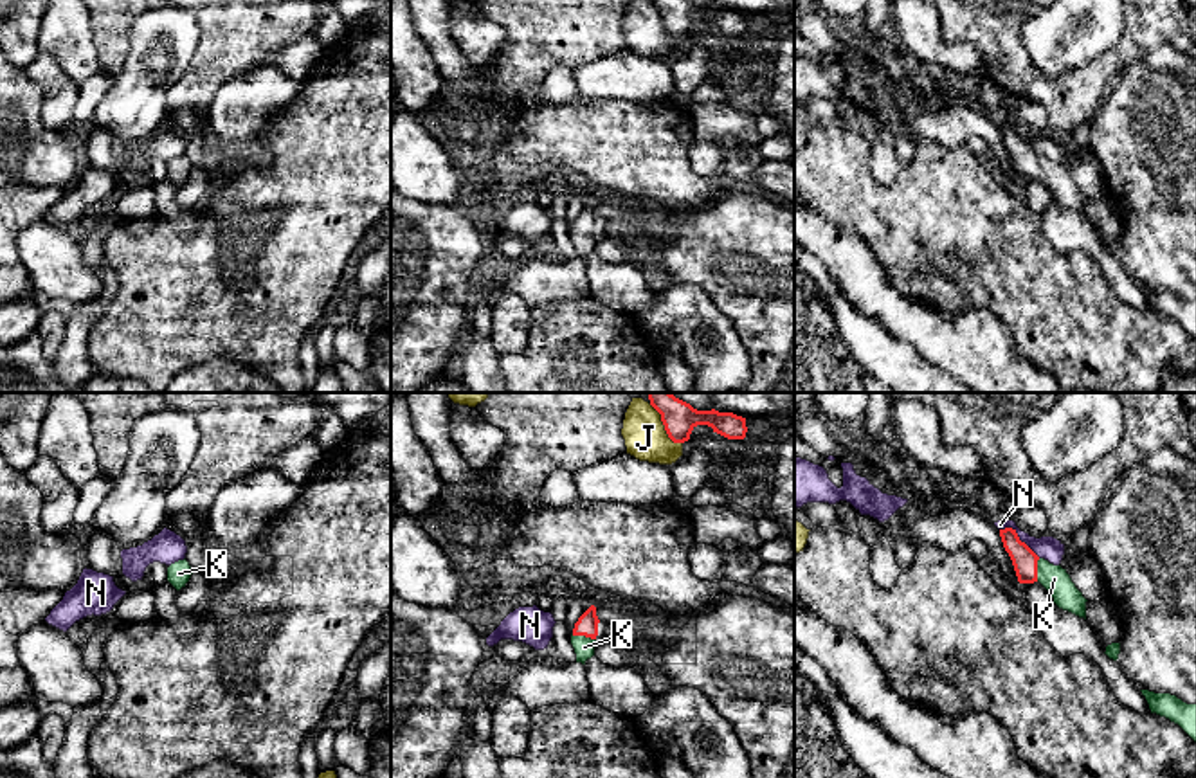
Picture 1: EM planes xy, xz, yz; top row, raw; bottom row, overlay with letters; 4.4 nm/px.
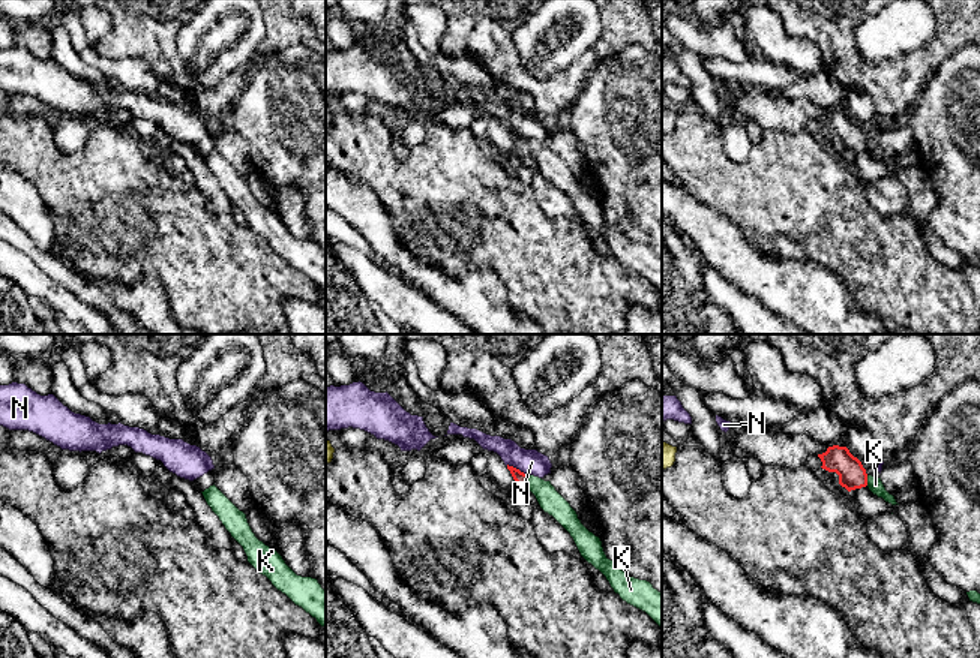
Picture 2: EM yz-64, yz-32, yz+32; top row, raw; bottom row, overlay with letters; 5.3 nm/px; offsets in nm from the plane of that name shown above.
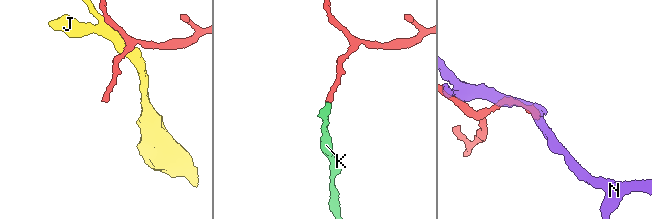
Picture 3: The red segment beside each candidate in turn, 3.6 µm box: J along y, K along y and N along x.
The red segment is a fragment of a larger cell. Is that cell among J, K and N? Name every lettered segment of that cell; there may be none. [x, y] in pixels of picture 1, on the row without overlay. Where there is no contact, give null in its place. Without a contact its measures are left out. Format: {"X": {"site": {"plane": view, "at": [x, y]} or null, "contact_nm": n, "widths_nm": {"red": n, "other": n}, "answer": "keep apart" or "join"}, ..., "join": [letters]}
{"J": {"site": {"plane": "xz", "at": [665, 24]}, "contact_nm": 240, "widths_nm": {"red": 140, "other": 190}, "answer": "keep apart"}, "K": {"site": {"plane": "xz", "at": [584, 231]}, "contact_nm": 110, "widths_nm": {"red": 100, "other": 100}, "answer": "join"}, "N": {"site": {"plane": "yz", "at": [1018, 135]}, "contact_nm": 220, "widths_nm": {"red": 110, "other": 110}, "answer": "keep apart"}, "join": ["K"]}

